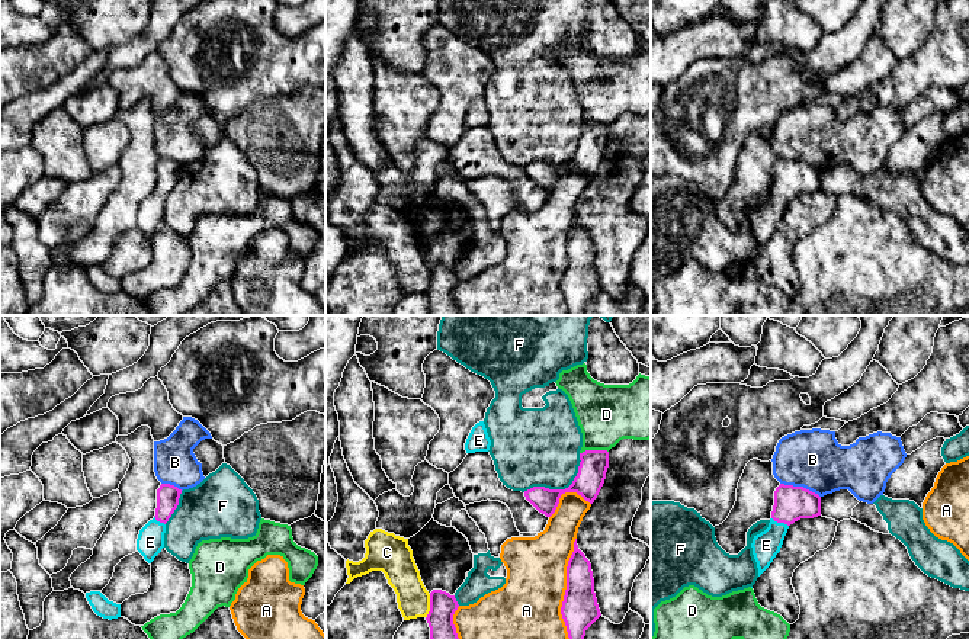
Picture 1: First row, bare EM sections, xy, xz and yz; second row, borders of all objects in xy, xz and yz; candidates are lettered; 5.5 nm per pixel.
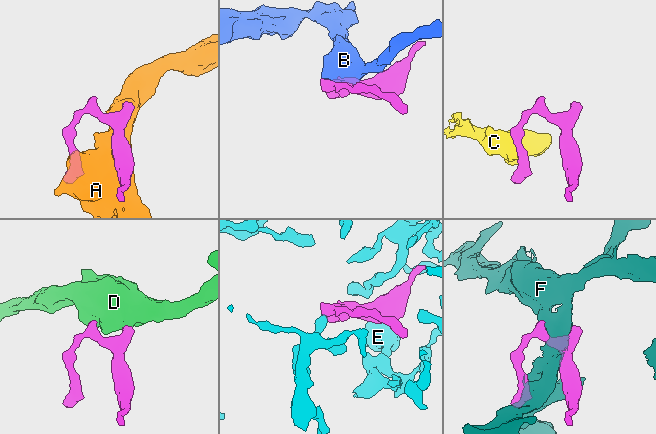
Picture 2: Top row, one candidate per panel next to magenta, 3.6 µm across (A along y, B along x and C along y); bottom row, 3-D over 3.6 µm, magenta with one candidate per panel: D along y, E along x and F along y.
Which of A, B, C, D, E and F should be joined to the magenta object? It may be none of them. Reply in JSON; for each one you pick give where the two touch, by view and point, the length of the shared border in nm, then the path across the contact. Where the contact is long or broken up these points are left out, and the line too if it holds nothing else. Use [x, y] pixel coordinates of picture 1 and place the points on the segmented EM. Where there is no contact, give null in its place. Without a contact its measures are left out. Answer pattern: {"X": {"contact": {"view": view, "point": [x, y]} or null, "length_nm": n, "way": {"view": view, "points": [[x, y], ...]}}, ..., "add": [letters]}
{"E": {"contact": {"view": "yz", "point": [780, 522]}, "length_nm": 110, "way": {"view": "yz", "points": [[792, 503], [780, 522], [766, 545]]}}, "add": ["E"]}

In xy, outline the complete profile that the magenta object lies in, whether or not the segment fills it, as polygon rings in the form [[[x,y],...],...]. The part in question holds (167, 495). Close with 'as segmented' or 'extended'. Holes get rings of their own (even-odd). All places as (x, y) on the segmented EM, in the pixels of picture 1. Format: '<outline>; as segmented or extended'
[[[161,484],[157,489],[155,516],[141,530],[137,539],[137,550],[151,563],[164,548],[166,523],[179,505],[182,489],[170,484]]]; extended

